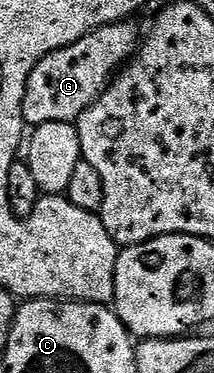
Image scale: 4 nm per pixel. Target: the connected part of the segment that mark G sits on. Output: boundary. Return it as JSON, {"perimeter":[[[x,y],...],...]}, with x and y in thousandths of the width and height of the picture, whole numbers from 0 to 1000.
{"perimeter":[[[579,54],[477,70],[379,107],[187,155],[131,204],[107,257],[112,330],[145,343],[234,327],[346,330],[495,241],[542,190],[626,147],[659,110],[659,80],[621,62]]]}

